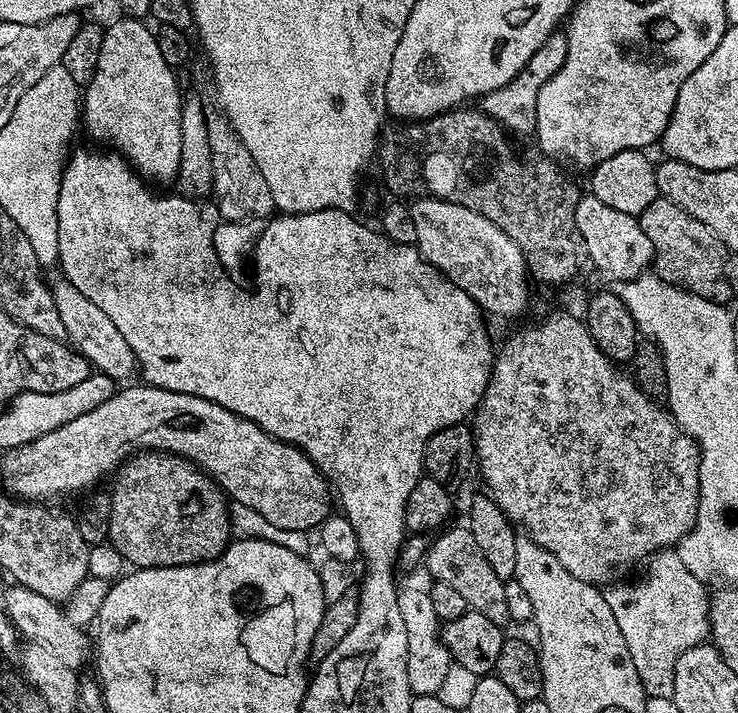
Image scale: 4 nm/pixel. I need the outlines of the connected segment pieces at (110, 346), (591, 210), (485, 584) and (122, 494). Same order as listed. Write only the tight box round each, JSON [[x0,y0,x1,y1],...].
[[50,276,138,382],[576,194,652,282],[426,526,510,625],[107,450,232,569]]

